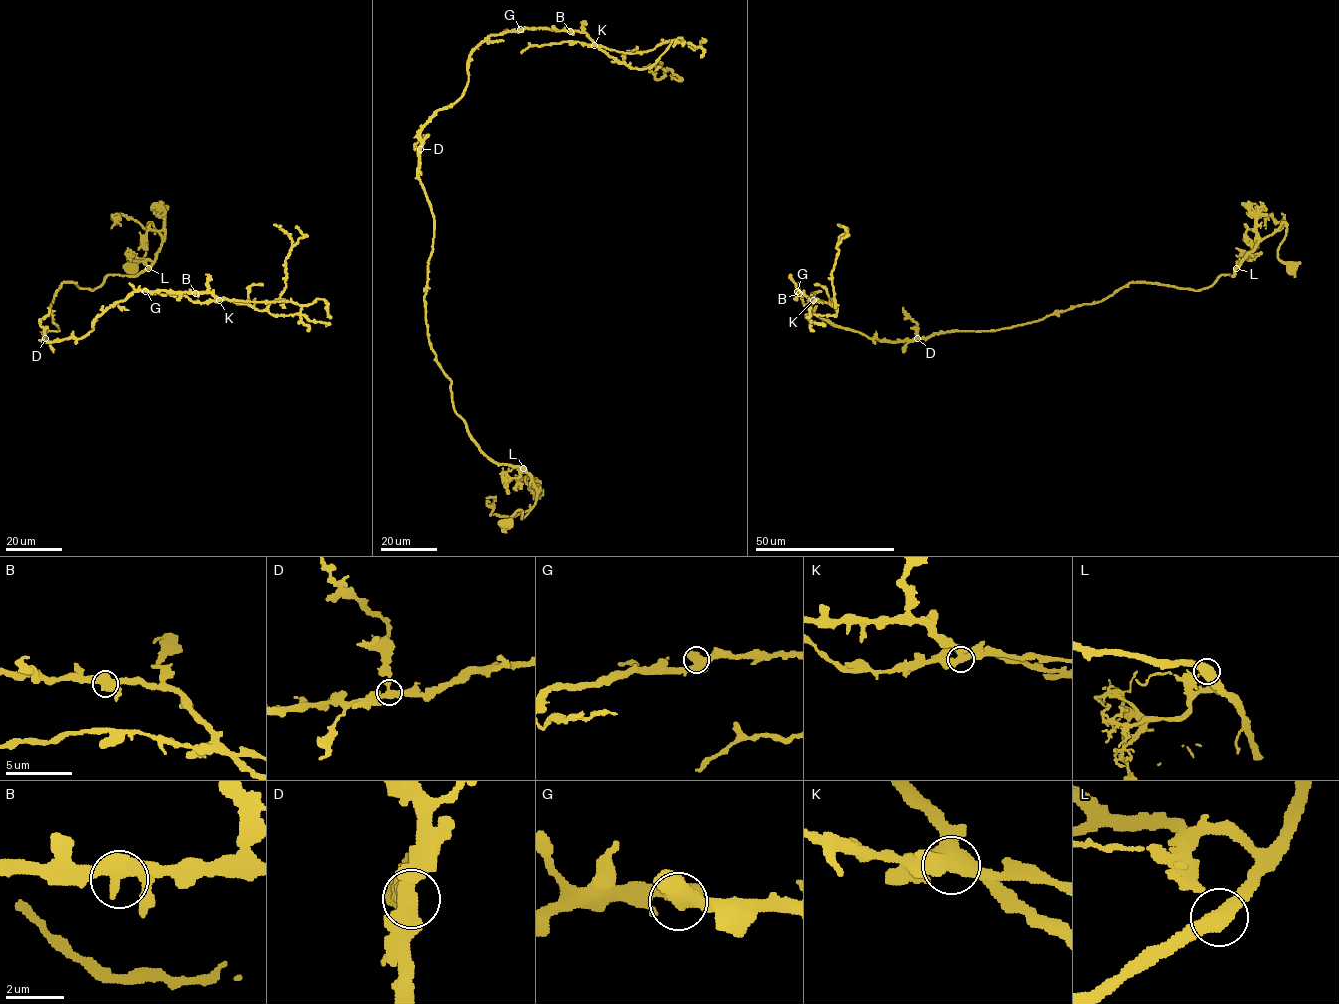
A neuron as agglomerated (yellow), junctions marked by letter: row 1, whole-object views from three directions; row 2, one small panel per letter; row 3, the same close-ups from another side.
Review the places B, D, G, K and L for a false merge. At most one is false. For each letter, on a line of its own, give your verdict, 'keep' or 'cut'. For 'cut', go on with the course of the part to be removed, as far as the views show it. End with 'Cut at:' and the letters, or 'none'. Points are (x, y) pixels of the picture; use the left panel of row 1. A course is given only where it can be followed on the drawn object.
B: keep
D: keep
G: keep
K: cut; foreign part runs (219, 300), (287, 301), (306, 305), (321, 299), (327, 305), (330, 316), (327, 317)
L: keep
Cut at: K

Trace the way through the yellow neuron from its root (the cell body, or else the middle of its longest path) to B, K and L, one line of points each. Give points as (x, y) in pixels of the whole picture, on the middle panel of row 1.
B: (506, 523), (537, 489), (480, 450), (428, 340), (420, 131), (461, 97), (490, 35), (570, 31)
K: (506, 523), (537, 489), (480, 450), (428, 340), (420, 131), (461, 97), (490, 35), (572, 30), (594, 45)
L: (506, 523), (505, 520), (516, 511), (522, 511), (522, 518), (535, 504), (537, 489), (523, 468)

